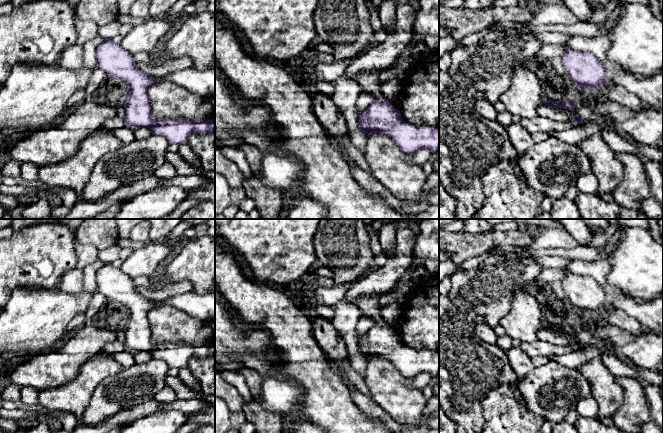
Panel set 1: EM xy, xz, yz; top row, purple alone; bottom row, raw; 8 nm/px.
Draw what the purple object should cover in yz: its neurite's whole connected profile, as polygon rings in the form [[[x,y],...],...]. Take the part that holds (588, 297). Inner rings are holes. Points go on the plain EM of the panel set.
[[[566,270],[562,284],[567,299],[580,314],[594,316],[609,308],[604,287],[593,278]]]

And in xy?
[[[104,264],[96,274],[98,291],[109,301],[118,302],[130,314],[125,327],[125,347],[136,352],[148,352],[152,358],[161,359],[170,368],[188,368],[192,357],[204,359],[215,356],[215,344],[192,346],[188,344],[156,343],[153,341],[149,311],[157,302],[136,292],[131,277],[112,264]]]

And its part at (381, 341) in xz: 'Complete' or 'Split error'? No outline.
Complete

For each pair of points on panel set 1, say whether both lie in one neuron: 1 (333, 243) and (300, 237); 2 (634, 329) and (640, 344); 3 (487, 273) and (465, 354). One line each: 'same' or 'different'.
1: different
2: different
3: same

